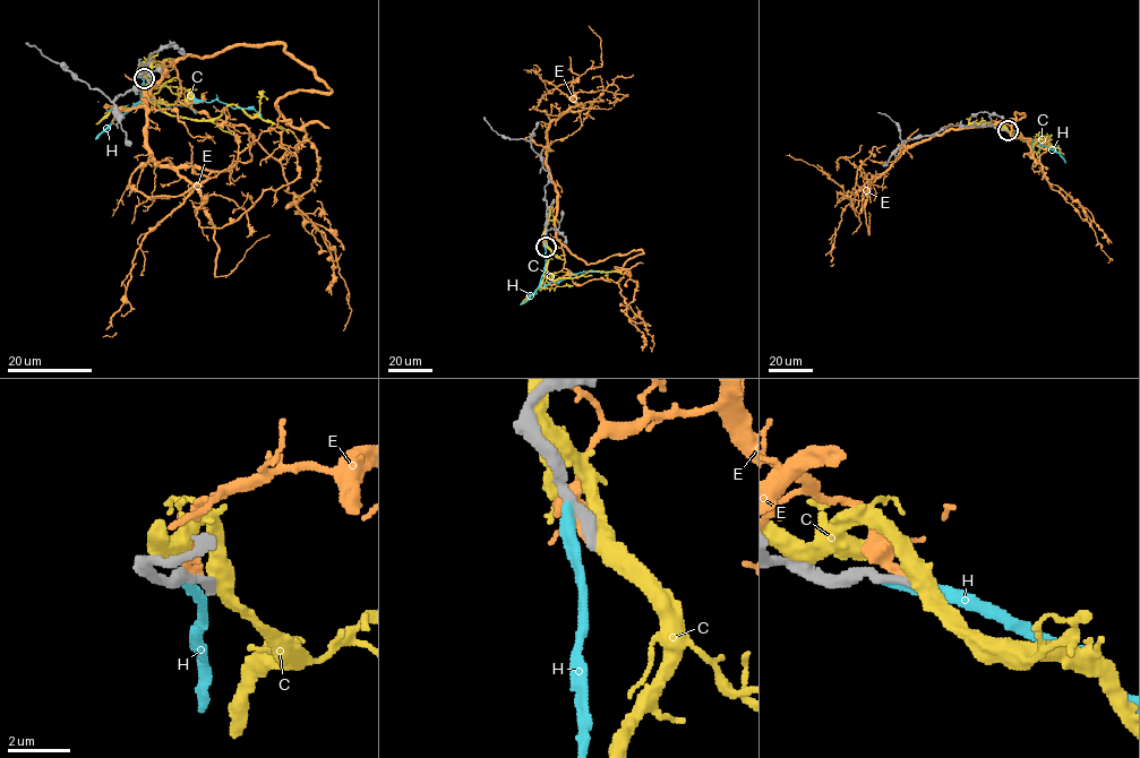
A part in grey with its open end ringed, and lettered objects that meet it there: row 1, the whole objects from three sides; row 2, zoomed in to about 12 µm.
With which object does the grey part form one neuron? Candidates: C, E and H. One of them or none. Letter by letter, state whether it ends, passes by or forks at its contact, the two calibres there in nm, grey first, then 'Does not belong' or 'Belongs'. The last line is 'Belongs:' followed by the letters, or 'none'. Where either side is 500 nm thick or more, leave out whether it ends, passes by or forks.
C: Thickness 360 nm (grey) against 500 nm. Does not belong
E: It ends there. Thickness 420 nm (grey) against 360 nm. Does not belong
H: It ends there. Thickness 300 nm (grey) against 300 nm. Does not belong
Belongs: none

